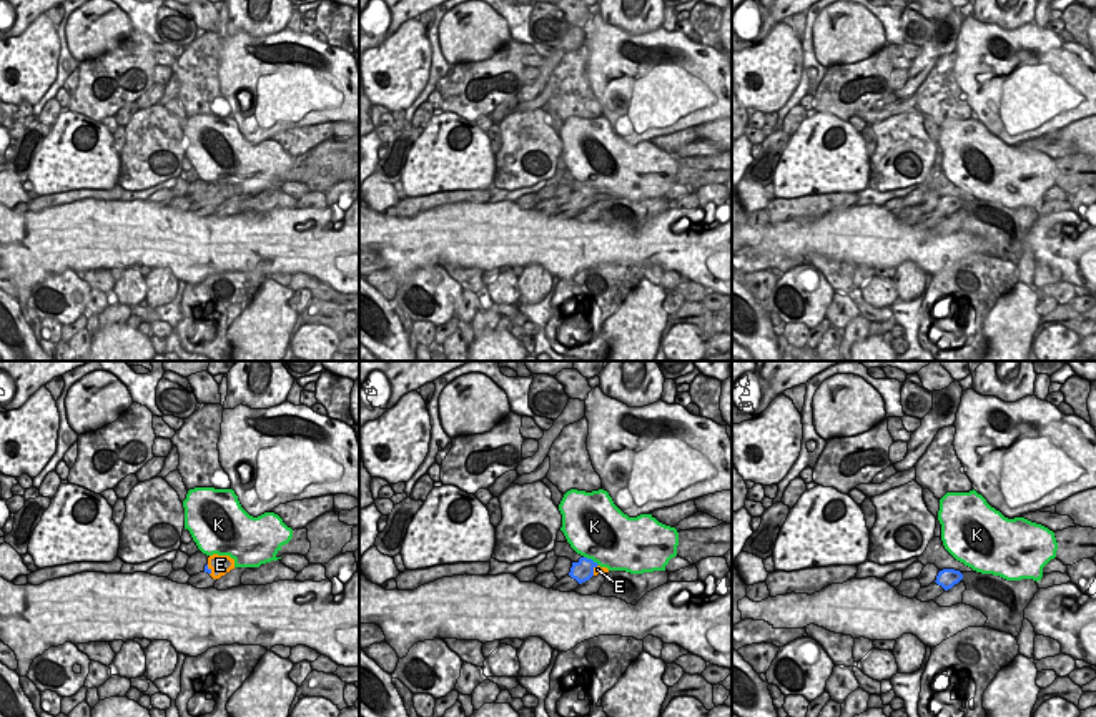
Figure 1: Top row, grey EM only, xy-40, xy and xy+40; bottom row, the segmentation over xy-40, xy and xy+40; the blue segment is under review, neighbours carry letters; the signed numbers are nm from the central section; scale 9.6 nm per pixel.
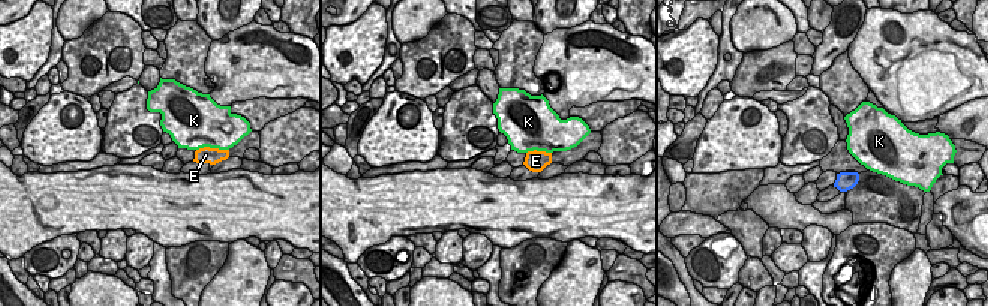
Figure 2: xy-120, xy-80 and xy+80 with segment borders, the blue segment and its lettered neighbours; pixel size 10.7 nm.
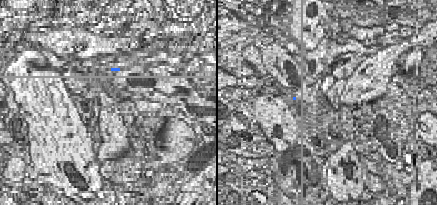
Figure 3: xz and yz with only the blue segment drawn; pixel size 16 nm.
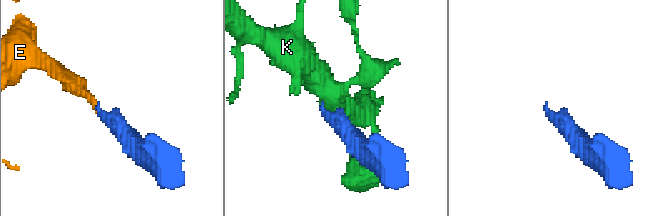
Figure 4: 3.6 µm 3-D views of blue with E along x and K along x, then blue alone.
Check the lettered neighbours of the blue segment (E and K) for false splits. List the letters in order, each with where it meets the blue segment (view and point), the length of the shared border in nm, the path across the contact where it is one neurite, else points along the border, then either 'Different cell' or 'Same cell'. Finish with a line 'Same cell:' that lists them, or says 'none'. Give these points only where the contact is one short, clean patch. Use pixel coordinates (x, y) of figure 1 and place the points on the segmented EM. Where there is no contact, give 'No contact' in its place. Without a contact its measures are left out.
E: Touches blue at xy-40 (208, 569). Shared border 120 nm. Path across: xy-40 (207, 569), (208, 569), (220, 564). Same cell
K: Touches blue at xy (591, 559). Shared border 180 nm. Boundary: xy (584, 556), (599, 564). Different cell
Same cell: E.

